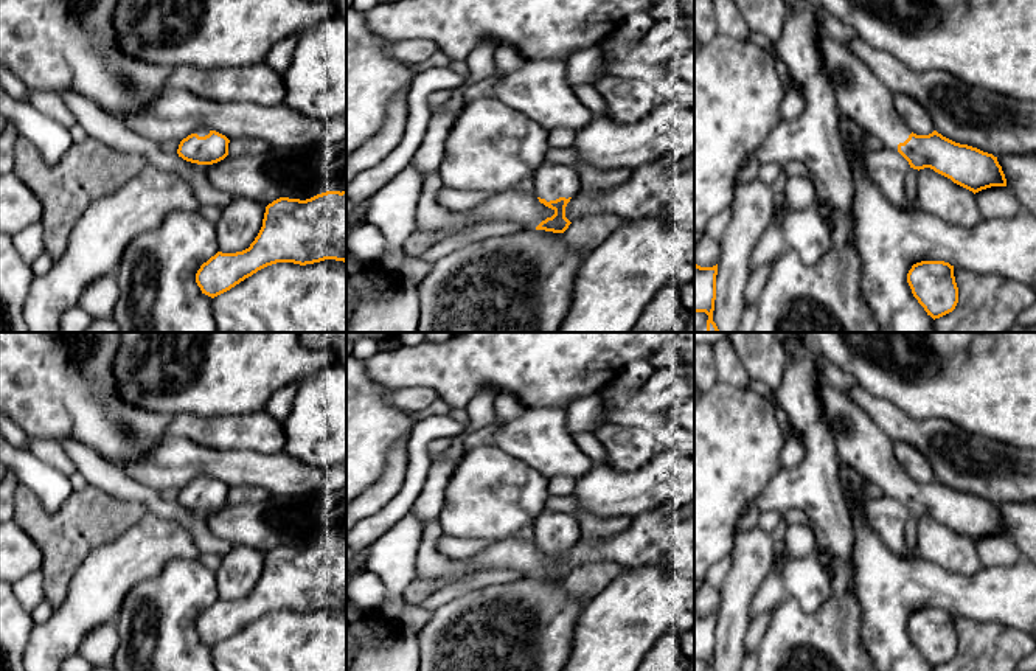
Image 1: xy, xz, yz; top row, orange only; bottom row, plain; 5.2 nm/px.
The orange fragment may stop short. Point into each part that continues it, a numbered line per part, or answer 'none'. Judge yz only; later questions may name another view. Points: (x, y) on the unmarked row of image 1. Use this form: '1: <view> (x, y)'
1: yz (861, 443)

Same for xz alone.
1: xz (552, 528)

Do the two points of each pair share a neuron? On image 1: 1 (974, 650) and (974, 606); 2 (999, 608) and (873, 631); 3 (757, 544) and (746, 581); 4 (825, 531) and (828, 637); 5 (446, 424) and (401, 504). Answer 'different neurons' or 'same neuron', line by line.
1: different neurons
2: same neuron
3: same neuron
4: same neuron
5: same neuron

